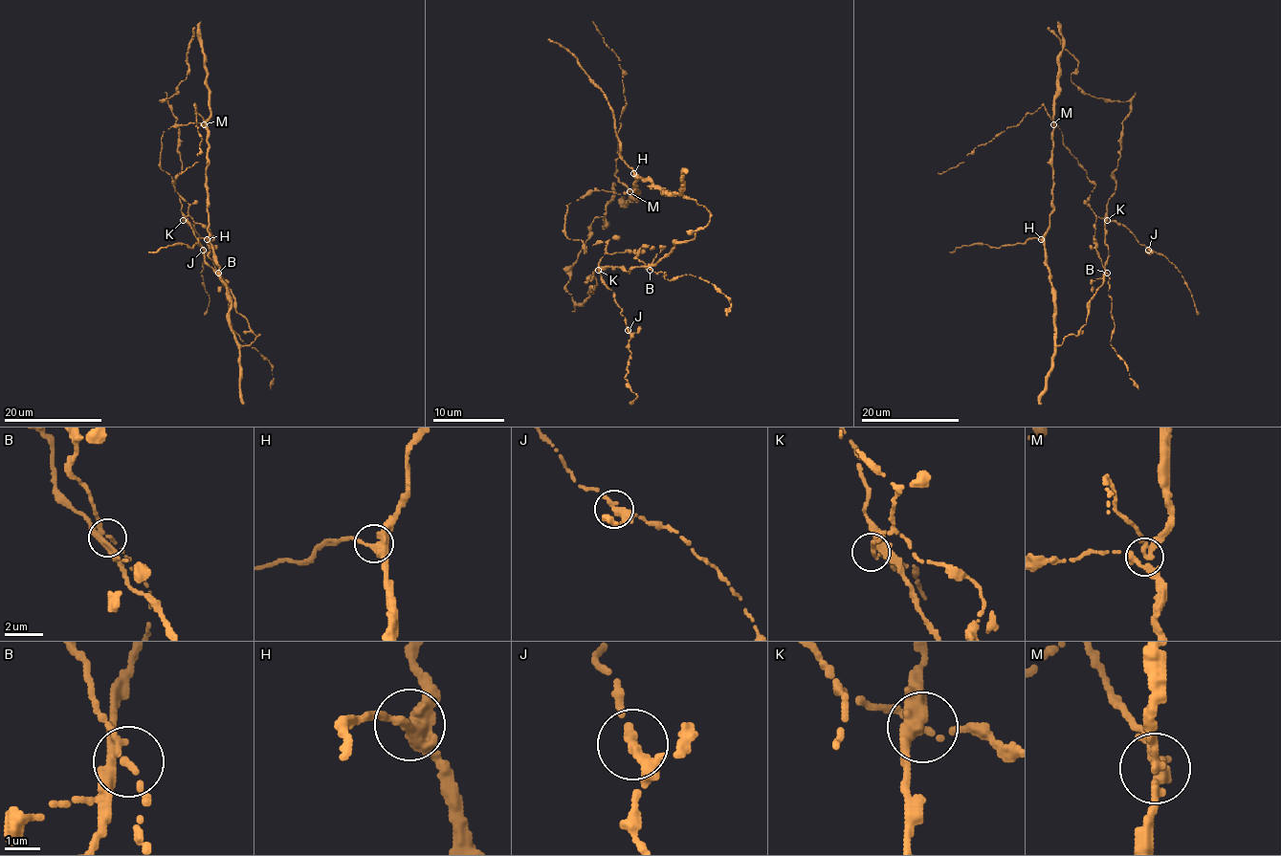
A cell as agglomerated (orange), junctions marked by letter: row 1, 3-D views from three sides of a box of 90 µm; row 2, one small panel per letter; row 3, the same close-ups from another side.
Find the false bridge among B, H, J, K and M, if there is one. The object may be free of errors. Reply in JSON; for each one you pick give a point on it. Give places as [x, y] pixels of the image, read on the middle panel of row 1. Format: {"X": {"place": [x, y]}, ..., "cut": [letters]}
{"M": {"place": [629, 191]}, "cut": ["M"]}

